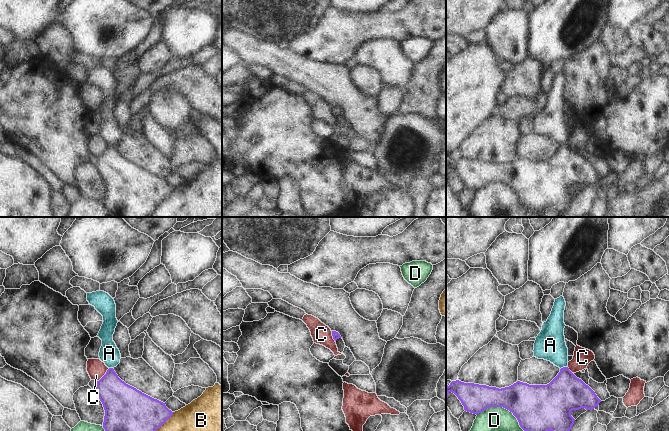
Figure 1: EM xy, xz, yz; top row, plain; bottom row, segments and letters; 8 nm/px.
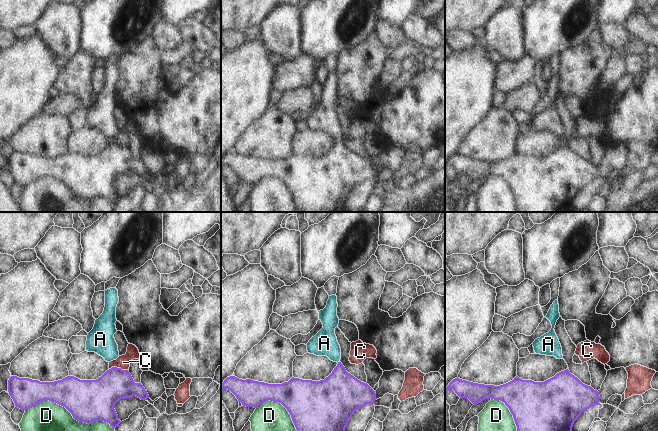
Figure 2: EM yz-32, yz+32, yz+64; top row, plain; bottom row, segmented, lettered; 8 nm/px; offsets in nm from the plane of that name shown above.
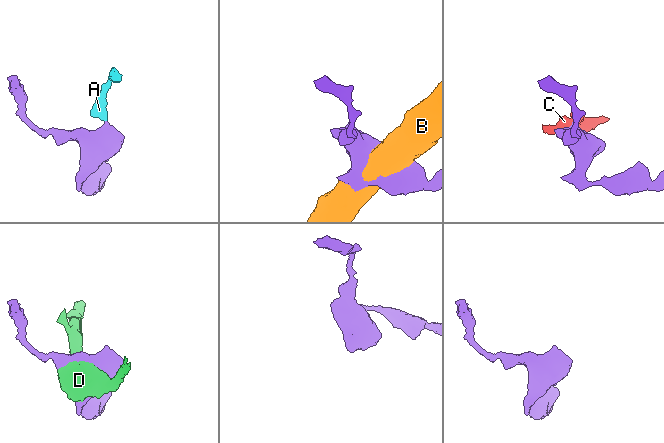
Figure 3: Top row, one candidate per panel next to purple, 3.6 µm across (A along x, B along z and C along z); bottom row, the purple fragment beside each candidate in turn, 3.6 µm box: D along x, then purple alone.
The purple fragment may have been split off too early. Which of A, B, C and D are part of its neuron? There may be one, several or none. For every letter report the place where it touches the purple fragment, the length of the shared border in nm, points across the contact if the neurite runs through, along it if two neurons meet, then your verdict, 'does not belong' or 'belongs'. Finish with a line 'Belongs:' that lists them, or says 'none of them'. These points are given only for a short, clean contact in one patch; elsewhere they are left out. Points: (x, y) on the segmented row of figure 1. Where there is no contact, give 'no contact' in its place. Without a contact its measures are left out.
A: contact yz (563, 367); length 60 nm; way yz (566, 392), (563, 367), (559, 356), (550, 345); belongs
B: contact xy (164, 422); length 220 nm; does not belong
C: contact xy (104, 375); length 150 nm; border xy (109, 368), (97, 381); does not belong
D: contact yz (503, 407); length 420 nm; does not belong
Belongs: A

